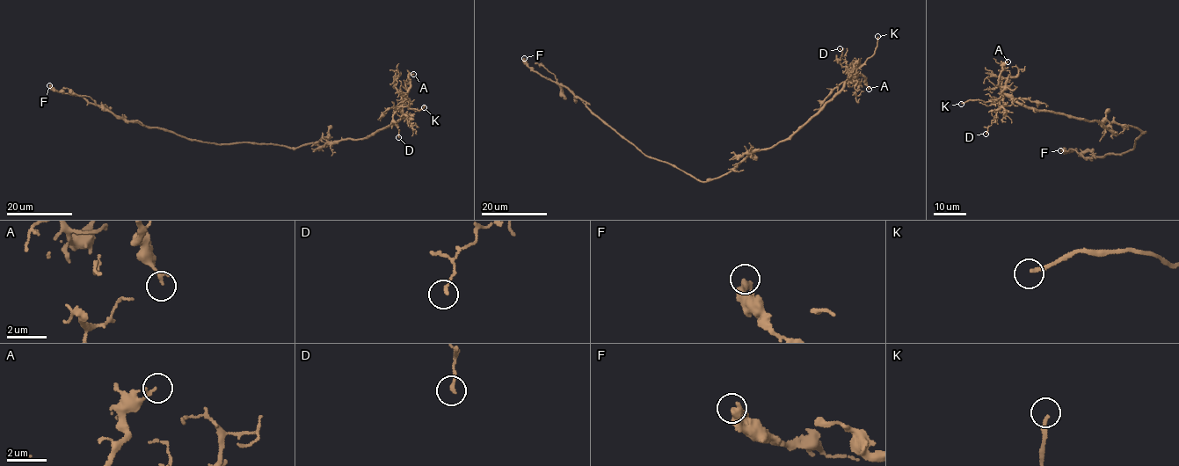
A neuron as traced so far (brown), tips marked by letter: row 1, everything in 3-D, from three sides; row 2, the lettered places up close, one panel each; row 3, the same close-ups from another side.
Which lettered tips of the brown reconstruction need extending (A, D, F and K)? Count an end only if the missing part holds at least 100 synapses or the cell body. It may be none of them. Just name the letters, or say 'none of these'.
K

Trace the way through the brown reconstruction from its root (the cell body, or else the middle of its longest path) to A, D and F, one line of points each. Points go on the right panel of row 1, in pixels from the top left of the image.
A: (1146, 132), (1028, 108), (997, 85), (1007, 61)
D: (1146, 132), (1127, 125), (1113, 122), (1106, 126), (1095, 120), (1028, 108), (1006, 96), (986, 134)
F: (1146, 132), (1135, 141), (1135, 148), (1121, 155), (1094, 156), (1089, 159), (1075, 149), (1069, 152), (1060, 150)

